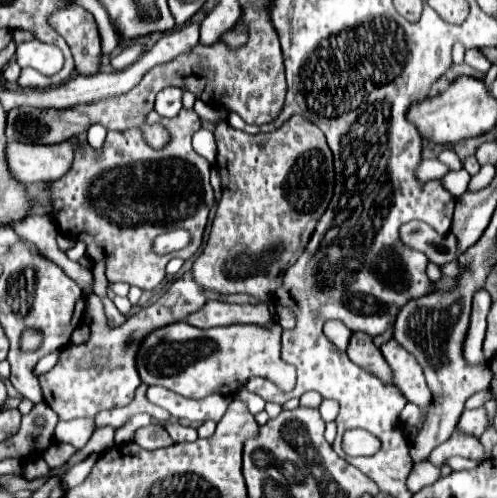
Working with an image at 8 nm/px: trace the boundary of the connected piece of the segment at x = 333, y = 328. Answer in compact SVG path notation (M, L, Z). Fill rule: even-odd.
M328 321L324 327L324 333L340 351L346 351L350 335L352 335L352 331L346 325L342 325L340 321Z

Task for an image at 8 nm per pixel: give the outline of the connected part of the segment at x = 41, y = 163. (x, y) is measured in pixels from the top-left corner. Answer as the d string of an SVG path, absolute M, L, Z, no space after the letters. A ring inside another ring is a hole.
M14 141L6 145L6 163L10 165L10 173L14 173L22 185L60 179L70 169L72 159L74 149L66 141L58 145L30 145Z

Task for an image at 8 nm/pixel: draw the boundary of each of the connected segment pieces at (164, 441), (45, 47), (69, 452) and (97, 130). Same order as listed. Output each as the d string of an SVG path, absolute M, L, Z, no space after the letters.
M152 423L148 427L136 429L134 441L144 449L160 449L160 447L168 447L168 445L174 443L172 437L170 437L170 443L168 443L168 433L160 423L156 423L156 425Z
M34 39L28 43L18 43L16 61L20 67L32 67L32 69L40 71L42 75L50 77L62 69L64 57L58 47L52 47L48 43Z
M54 443L48 451L42 453L42 459L48 463L50 469L54 469L54 467L64 465L64 463L74 455L74 451L76 451L76 449L70 447L68 443Z
M92 125L88 131L86 131L86 139L88 139L88 143L90 145L94 145L96 149L104 143L104 137L106 137L106 129L102 127L102 125Z

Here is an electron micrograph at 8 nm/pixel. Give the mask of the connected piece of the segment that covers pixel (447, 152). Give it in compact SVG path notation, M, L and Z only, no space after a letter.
M444 149L442 153L440 153L440 157L438 157L442 163L446 163L452 171L458 171L458 169L462 169L462 163L460 163L460 159L458 159L458 155L456 155L456 151L454 149Z

